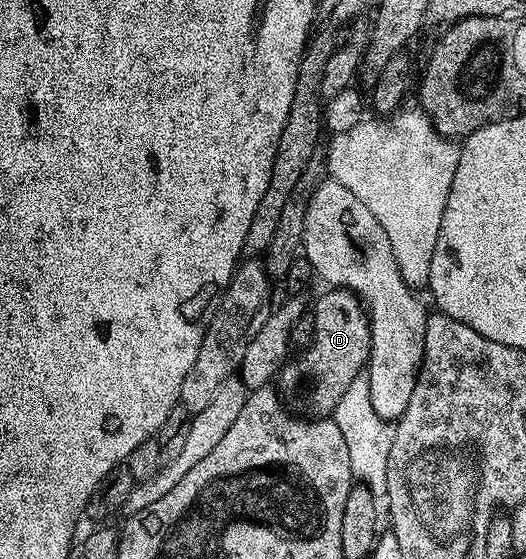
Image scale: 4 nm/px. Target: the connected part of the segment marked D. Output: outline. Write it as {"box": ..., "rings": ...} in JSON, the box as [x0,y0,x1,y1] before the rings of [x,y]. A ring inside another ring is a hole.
{"box":[278,289,372,417],"rings":[[[328,289],[325,292],[325,295],[317,301],[316,311],[314,310],[312,315],[314,321],[312,341],[303,348],[301,355],[304,356],[300,360],[296,360],[295,357],[289,358],[278,372],[278,384],[280,383],[278,391],[283,402],[293,412],[304,417],[328,417],[333,414],[339,398],[350,388],[350,383],[360,377],[367,368],[368,354],[372,348],[368,312],[365,311],[360,298],[343,289]]]}

